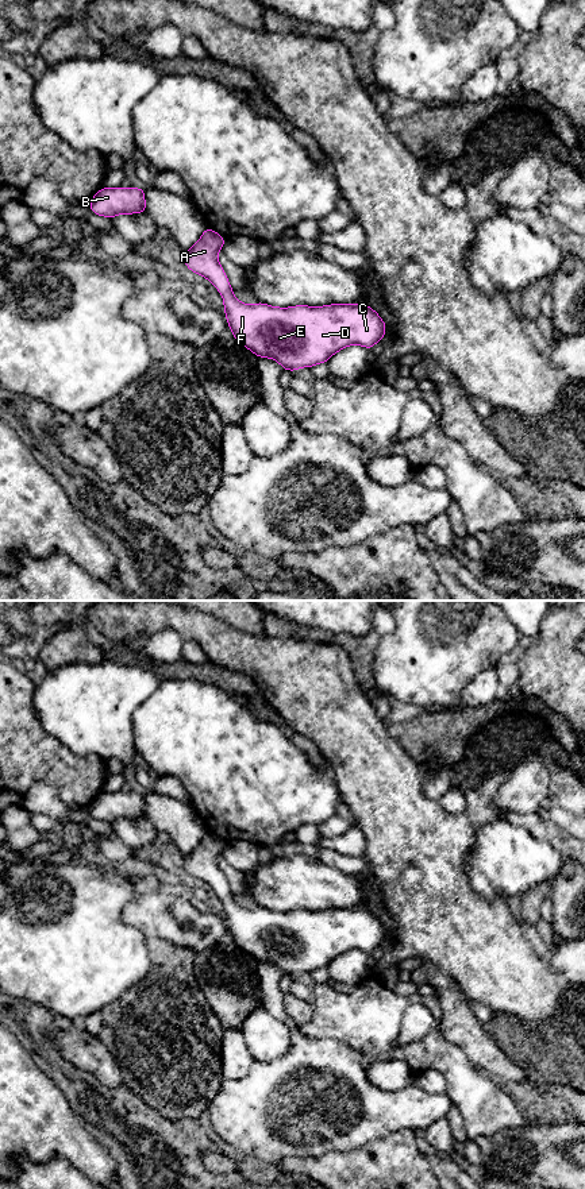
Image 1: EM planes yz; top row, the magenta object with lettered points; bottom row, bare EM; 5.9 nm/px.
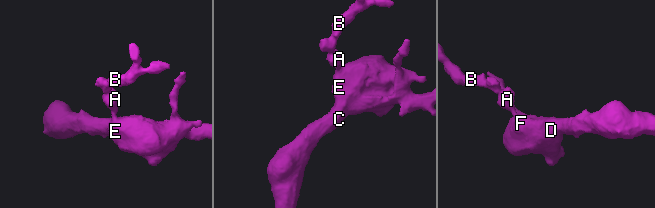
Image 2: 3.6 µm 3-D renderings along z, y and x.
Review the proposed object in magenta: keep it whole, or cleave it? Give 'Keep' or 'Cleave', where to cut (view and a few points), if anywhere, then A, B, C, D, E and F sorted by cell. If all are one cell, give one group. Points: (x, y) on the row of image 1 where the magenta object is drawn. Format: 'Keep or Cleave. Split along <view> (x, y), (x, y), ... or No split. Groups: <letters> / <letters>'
Keep. No split. Groups: A B C D E F

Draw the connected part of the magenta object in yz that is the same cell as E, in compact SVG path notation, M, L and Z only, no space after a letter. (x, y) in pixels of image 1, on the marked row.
M207 227L195 246L184 252L185 266L208 279L222 294L224 314L232 337L259 358L270 358L284 370L295 371L303 367L312 368L349 345L358 344L369 351L382 341L386 333L384 319L362 302L330 304L324 306L296 305L289 308L270 306L265 302L243 304L234 296L224 269L219 263L218 252L224 247L226 239Z

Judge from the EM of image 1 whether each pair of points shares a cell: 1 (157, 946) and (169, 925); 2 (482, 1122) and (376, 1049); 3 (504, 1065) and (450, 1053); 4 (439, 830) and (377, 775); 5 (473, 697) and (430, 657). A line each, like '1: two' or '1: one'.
1: two
2: one
3: two
4: one
5: two

